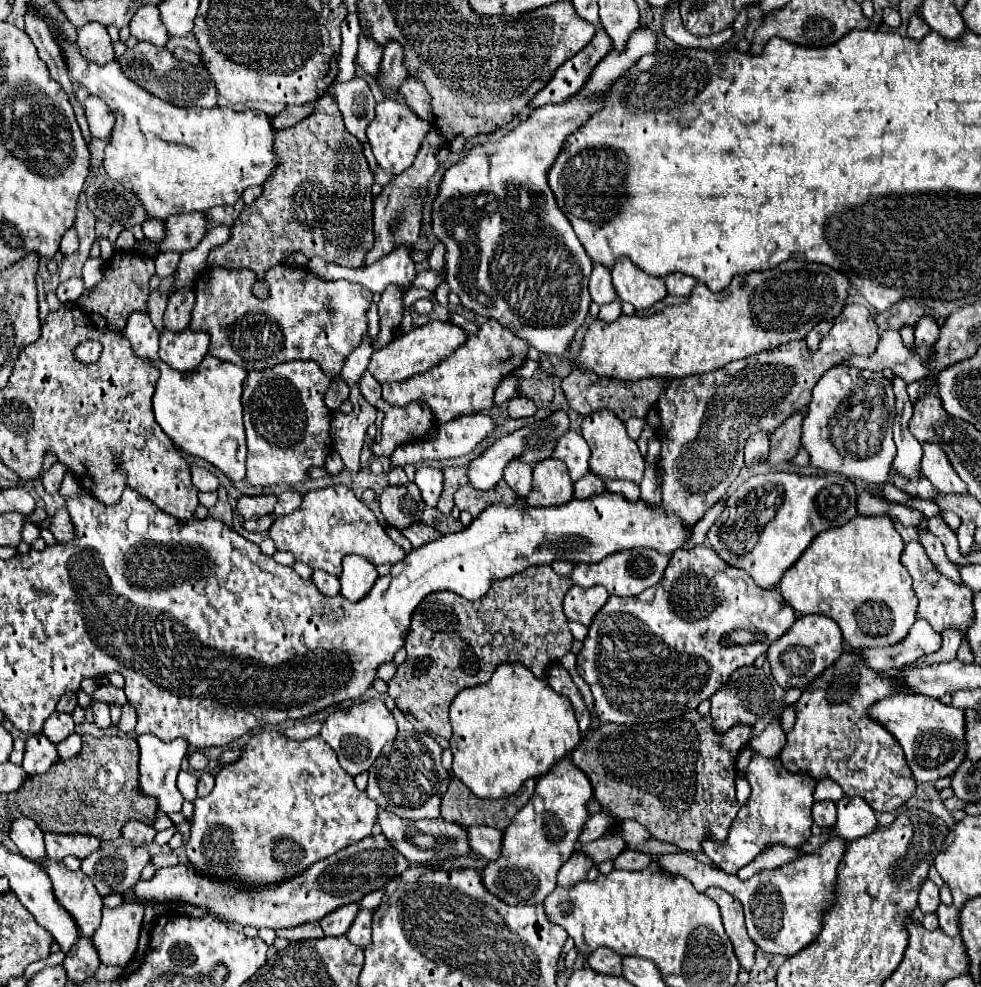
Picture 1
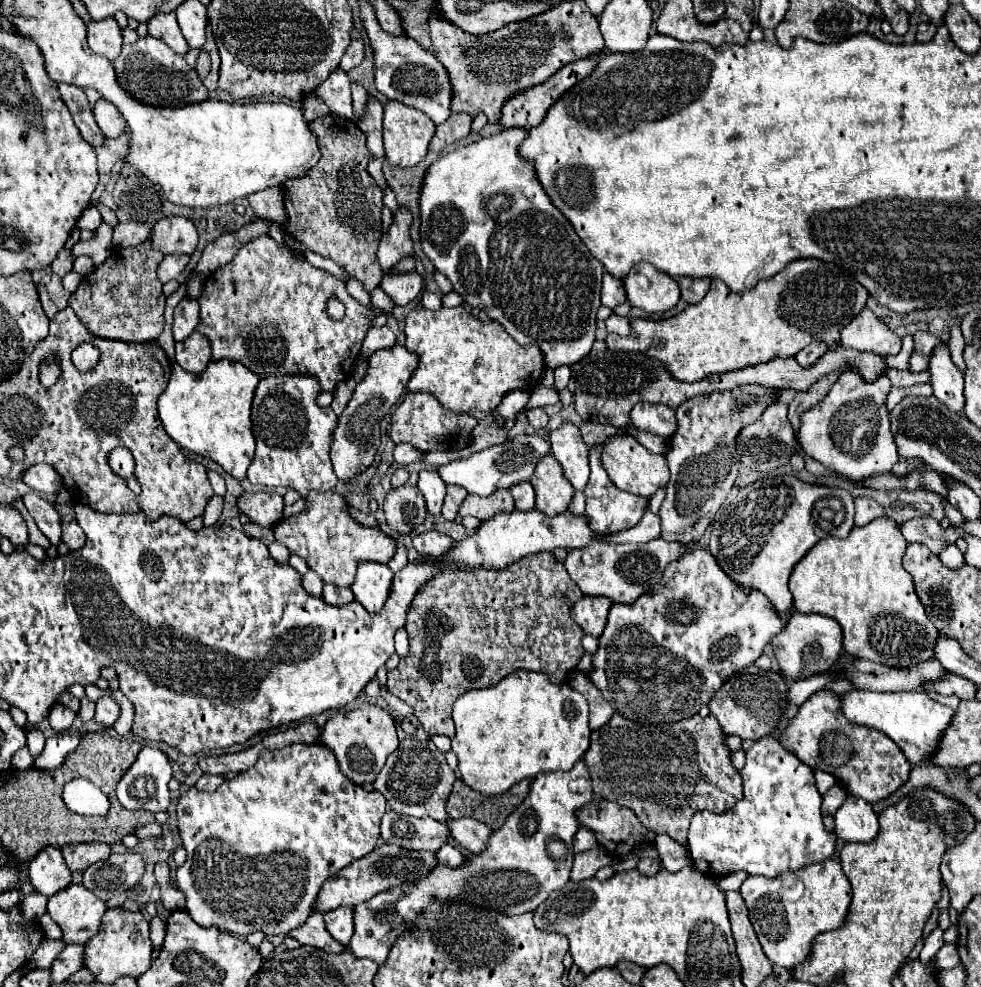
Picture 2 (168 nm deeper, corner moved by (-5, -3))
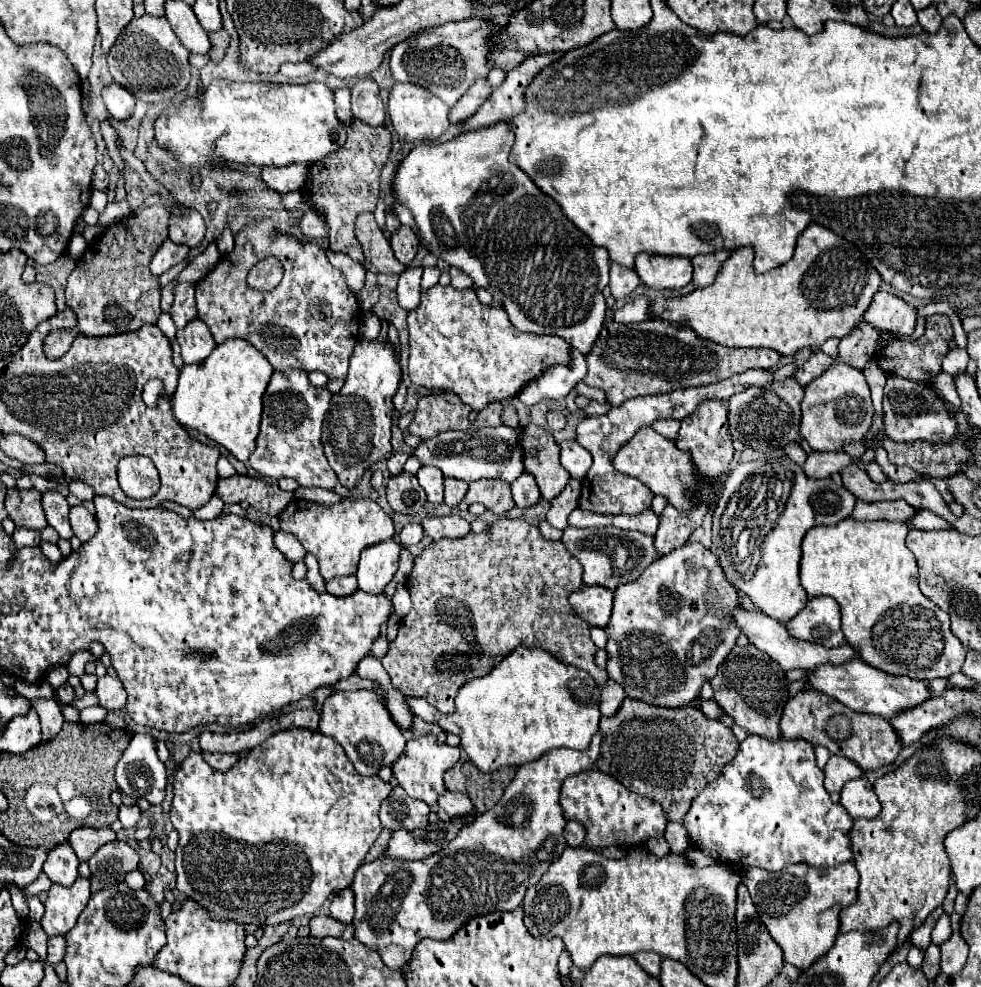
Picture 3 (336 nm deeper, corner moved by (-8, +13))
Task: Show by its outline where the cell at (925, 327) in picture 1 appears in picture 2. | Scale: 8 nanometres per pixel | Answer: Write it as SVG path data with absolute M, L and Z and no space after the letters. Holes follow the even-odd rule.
M941 344L935 348L931 362L929 362L929 372L931 372L931 386L933 394L955 414L963 414L963 374L959 368L953 364L949 356L947 344Z

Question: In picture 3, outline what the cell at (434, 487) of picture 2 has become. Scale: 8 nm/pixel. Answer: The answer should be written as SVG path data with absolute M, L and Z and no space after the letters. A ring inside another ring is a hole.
M422 466L418 470L418 482L428 494L428 502L440 504L444 496L444 474L434 466Z

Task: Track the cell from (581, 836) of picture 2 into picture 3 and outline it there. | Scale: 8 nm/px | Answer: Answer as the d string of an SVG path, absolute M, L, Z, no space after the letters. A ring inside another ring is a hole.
M570 820L564 828L564 836L566 836L566 842L568 846L576 848L576 846L582 846L584 844L584 838L586 838L586 828L574 820Z

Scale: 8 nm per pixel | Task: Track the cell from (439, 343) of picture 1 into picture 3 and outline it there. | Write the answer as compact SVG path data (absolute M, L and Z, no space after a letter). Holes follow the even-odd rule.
M386 340L358 342L350 360L350 370L344 388L332 396L330 414L326 414L322 430L322 446L326 458L336 472L340 484L352 488L358 484L362 474L378 460L392 452L390 428L392 428L392 396L396 394L402 380L400 354L396 346Z

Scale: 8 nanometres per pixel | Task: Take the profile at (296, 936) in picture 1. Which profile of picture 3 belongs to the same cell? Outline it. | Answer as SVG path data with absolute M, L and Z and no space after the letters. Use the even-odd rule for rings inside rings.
M314 916L310 920L310 932L312 936L336 936L336 938L344 938L344 940L352 940L354 938L354 928L352 924L342 924L330 916Z

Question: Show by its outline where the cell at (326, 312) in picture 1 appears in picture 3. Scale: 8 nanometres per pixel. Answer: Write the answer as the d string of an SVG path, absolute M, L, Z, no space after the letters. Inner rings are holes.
M270 218L250 220L234 236L234 250L224 254L218 260L218 264L208 272L208 276L196 284L196 304L198 304L198 318L208 324L216 344L222 344L228 338L242 338L250 342L258 352L262 352L274 366L274 370L288 370L288 368L300 368L306 372L318 370L324 372L330 380L344 378L348 372L348 360L358 342L358 326L360 326L360 306L356 296L348 290L342 270L334 268L328 262L326 250L322 246L314 244L312 240L304 240L294 234L278 230L276 222ZM268 256L282 260L284 266L282 282L270 292L250 290L246 286L248 270Z

